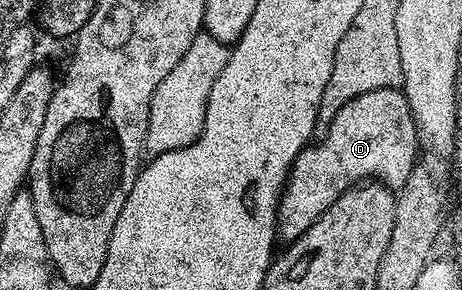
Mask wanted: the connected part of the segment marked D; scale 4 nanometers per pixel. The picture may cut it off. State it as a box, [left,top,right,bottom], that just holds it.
[276,88,419,243]

